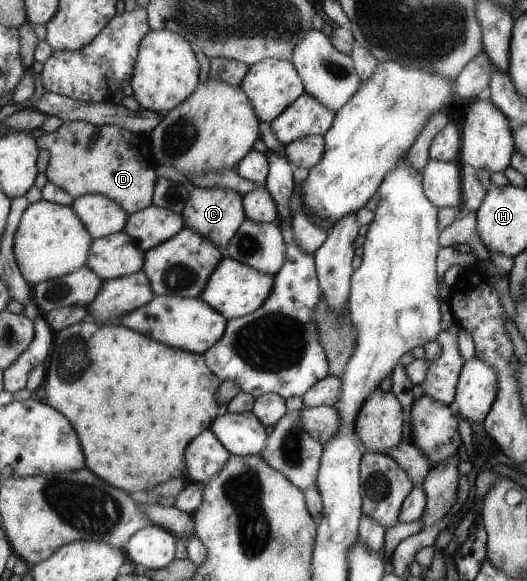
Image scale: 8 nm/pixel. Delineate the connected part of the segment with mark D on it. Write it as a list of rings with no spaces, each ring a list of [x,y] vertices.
[[[77,120],[63,122],[62,125],[51,133],[45,133],[37,138],[40,150],[49,150],[51,152],[50,162],[46,173],[51,182],[65,189],[71,197],[75,199],[85,194],[99,194],[103,197],[111,198],[116,201],[127,215],[146,208],[153,200],[155,171],[153,169],[153,161],[147,159],[147,155],[141,151],[145,147],[141,147],[139,143],[133,143],[131,132],[121,129],[119,125],[101,125],[94,126],[91,122]]]

